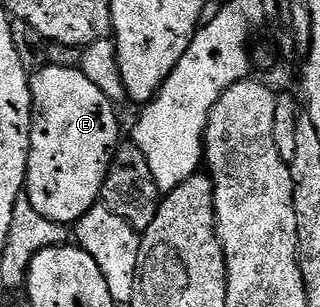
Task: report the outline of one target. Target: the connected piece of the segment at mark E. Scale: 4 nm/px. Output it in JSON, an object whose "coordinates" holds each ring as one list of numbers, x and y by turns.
{"coordinates":[[53,66,35,71,30,78,32,84,32,135,28,153,28,177,26,197,34,204,46,220,75,224,86,211,100,202,100,190,108,175,112,155,116,153,120,138,120,122,116,119,117,107,79,68]]}

